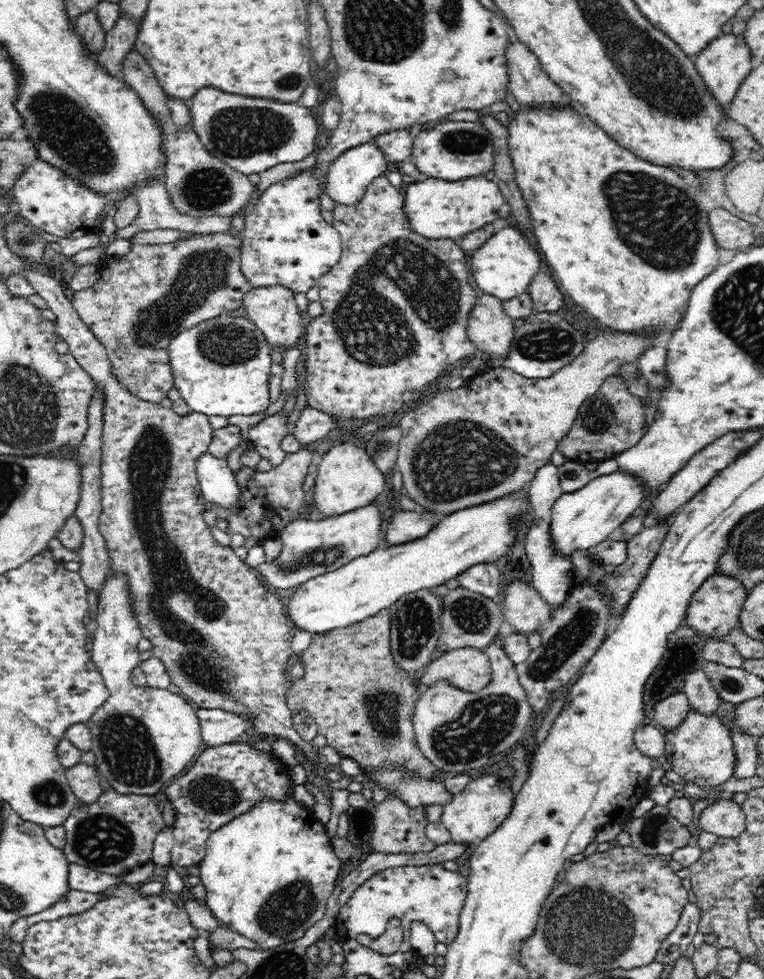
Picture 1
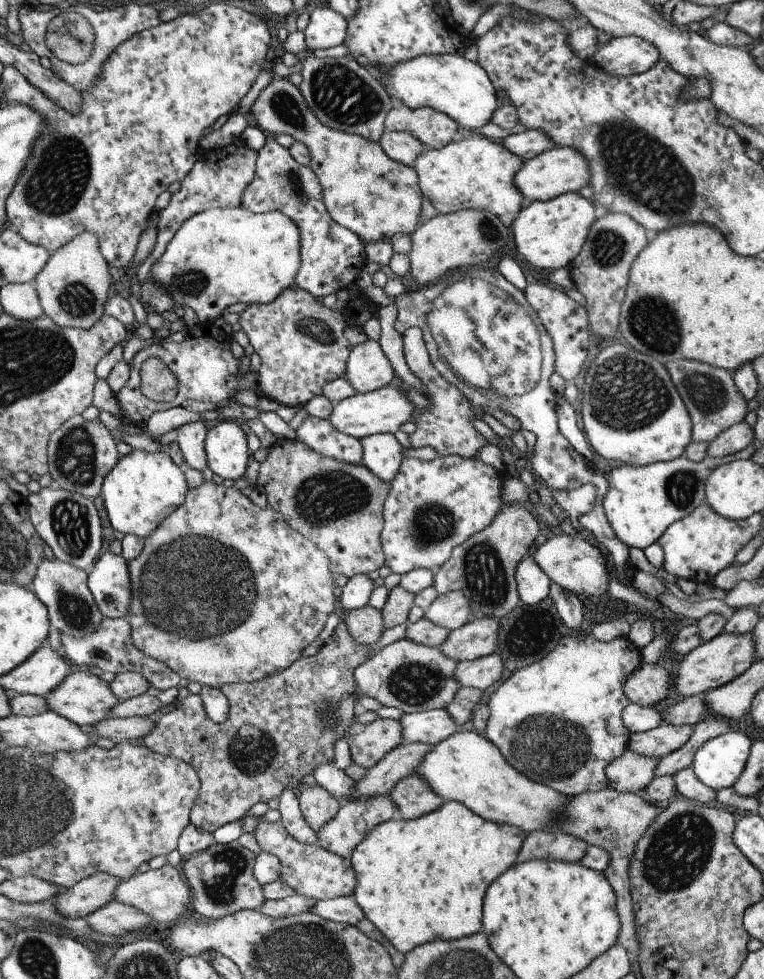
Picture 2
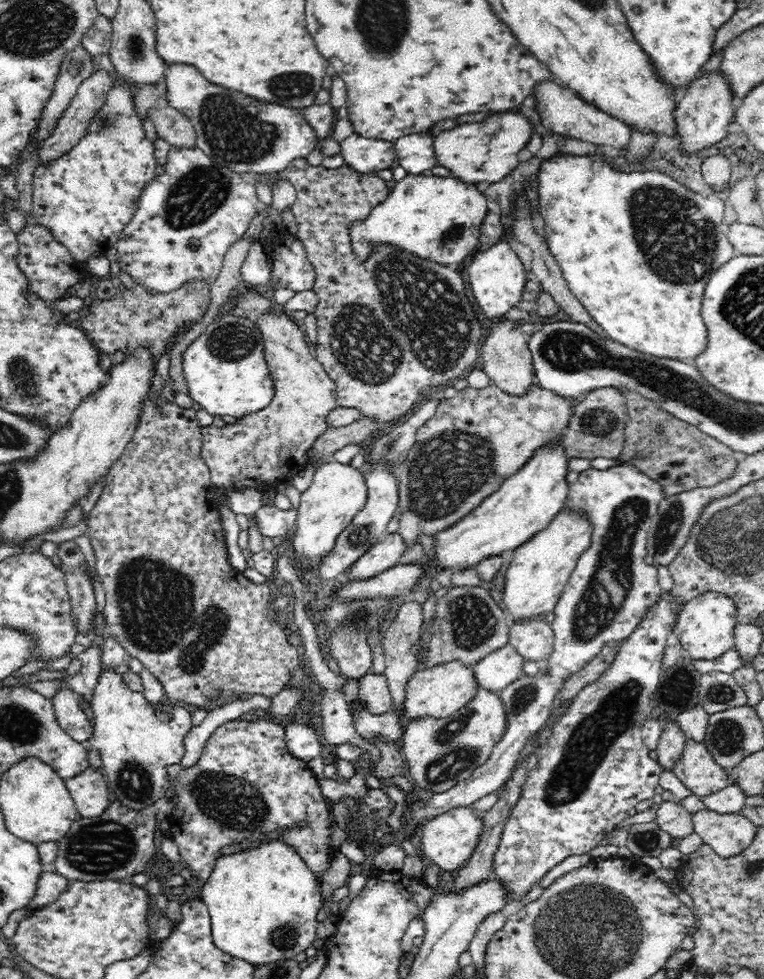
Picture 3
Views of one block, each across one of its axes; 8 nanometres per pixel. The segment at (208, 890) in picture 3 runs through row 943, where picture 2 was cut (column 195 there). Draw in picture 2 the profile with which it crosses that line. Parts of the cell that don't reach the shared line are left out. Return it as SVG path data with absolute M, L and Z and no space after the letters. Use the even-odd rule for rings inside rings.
M242 206L205 210L204 212L198 213L196 216L189 218L189 220L182 225L181 230L176 234L173 240L167 244L166 250L164 254L162 254L160 260L152 266L150 277L154 282L158 282L158 284L162 284L162 286L166 287L168 294L172 296L172 300L174 300L179 306L188 306L188 308L192 308L192 310L198 315L200 322L213 322L218 316L223 314L228 306L231 306L232 304L236 304L237 302L242 302L242 304L247 305L254 303L268 304L269 302L276 301L281 294L286 292L286 290L292 289L297 282L297 276L301 270L303 261L301 256L301 240L301 228L298 227L298 224L294 222L289 215L282 214L282 211L255 213Z

